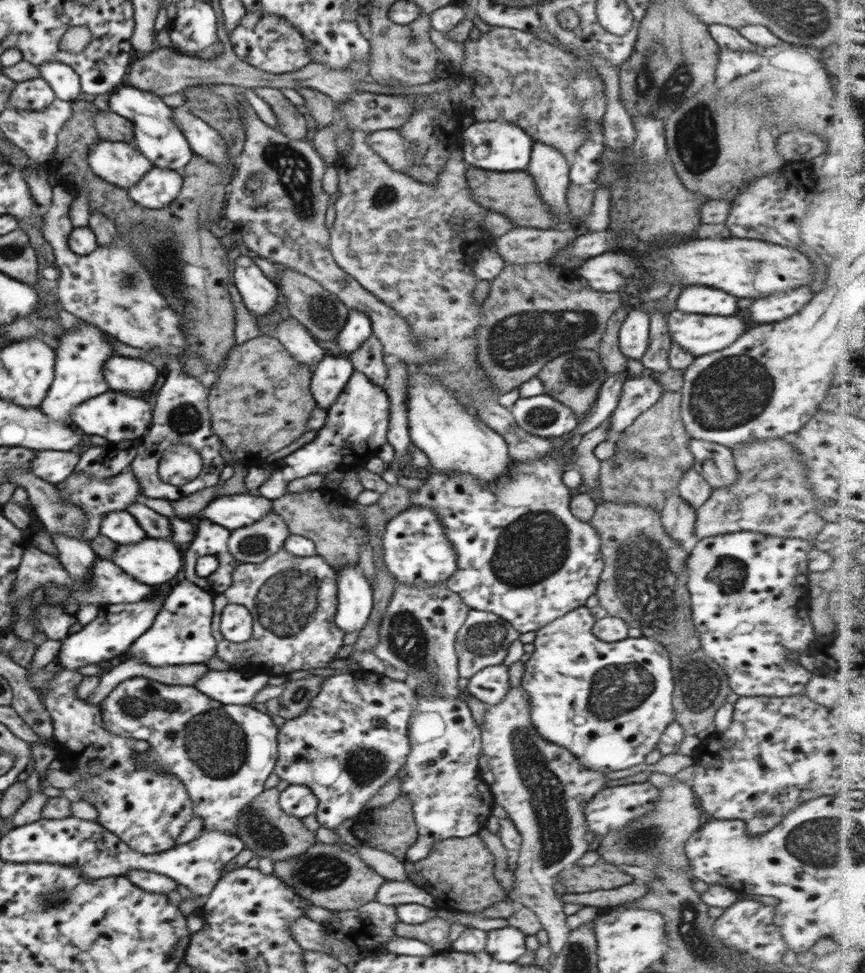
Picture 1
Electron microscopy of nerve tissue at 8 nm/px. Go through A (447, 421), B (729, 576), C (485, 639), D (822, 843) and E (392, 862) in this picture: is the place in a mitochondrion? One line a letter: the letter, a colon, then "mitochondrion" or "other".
A: other
B: mitochondrion
C: mitochondrion
D: mitochondrion
E: other

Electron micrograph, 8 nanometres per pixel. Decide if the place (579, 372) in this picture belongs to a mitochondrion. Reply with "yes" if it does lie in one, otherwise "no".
yes

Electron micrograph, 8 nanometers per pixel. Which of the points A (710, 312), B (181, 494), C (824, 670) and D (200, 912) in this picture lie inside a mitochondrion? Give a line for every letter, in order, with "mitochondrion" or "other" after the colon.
A: other
B: other
C: other
D: other

